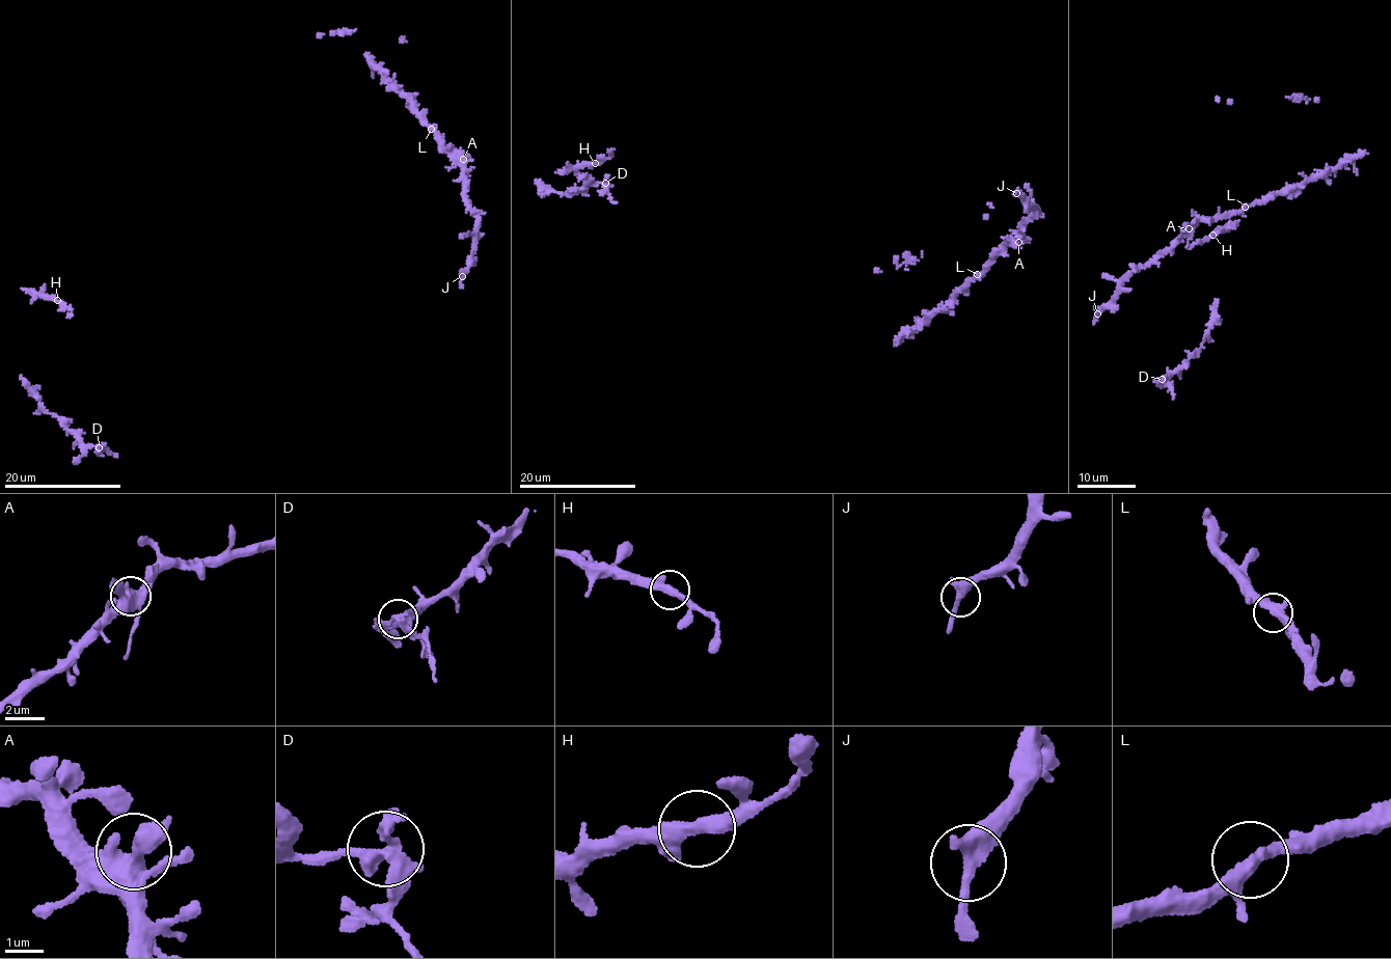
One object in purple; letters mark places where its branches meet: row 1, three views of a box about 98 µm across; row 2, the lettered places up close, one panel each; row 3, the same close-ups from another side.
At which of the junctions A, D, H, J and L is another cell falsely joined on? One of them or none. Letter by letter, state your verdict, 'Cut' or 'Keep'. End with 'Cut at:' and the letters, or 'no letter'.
A: Keep
D: Cut
H: Keep
J: Keep
L: Keep
Cut at: D

